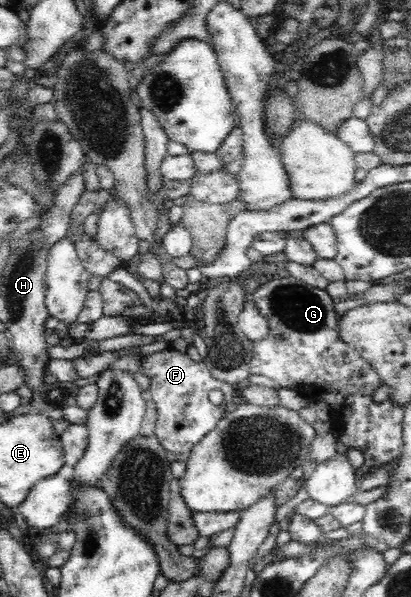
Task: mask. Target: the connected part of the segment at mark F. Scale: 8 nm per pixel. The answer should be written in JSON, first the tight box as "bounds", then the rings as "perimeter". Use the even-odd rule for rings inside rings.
{"bounds":[140,347,235,462],"perimeter":[[[171,347],[143,357],[140,369],[150,380],[149,390],[157,406],[158,418],[153,433],[168,452],[176,454],[178,461],[186,462],[193,446],[214,430],[218,421],[226,415],[224,409],[235,397],[235,386],[214,378],[203,360],[196,362],[188,353],[182,354]],[[212,390],[220,390],[224,395],[218,405],[210,401],[208,394]]]}

